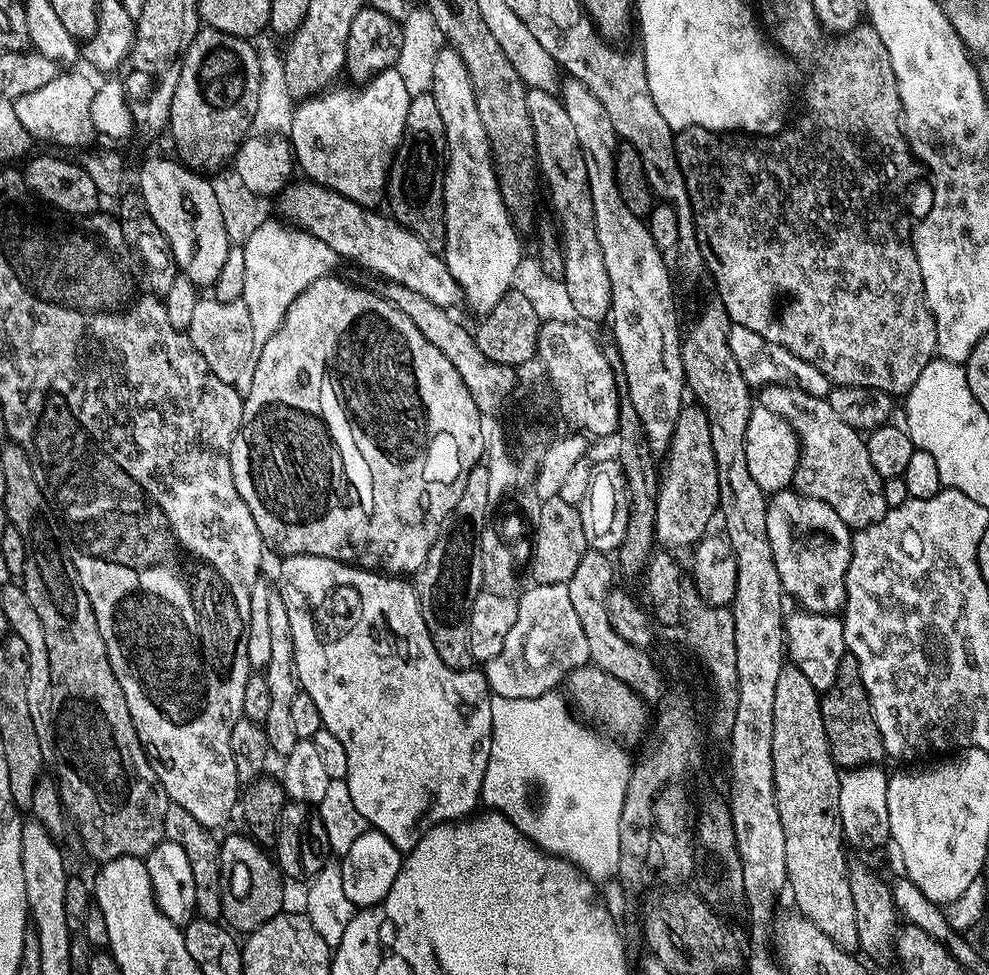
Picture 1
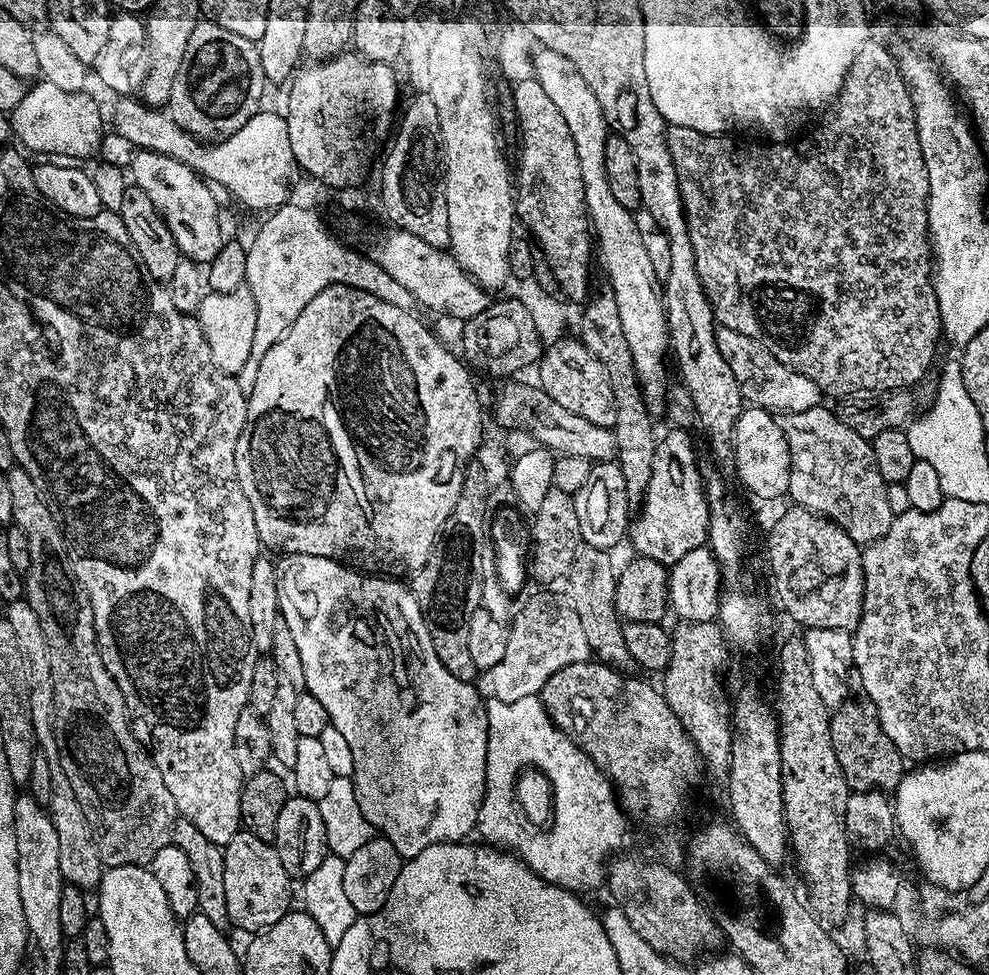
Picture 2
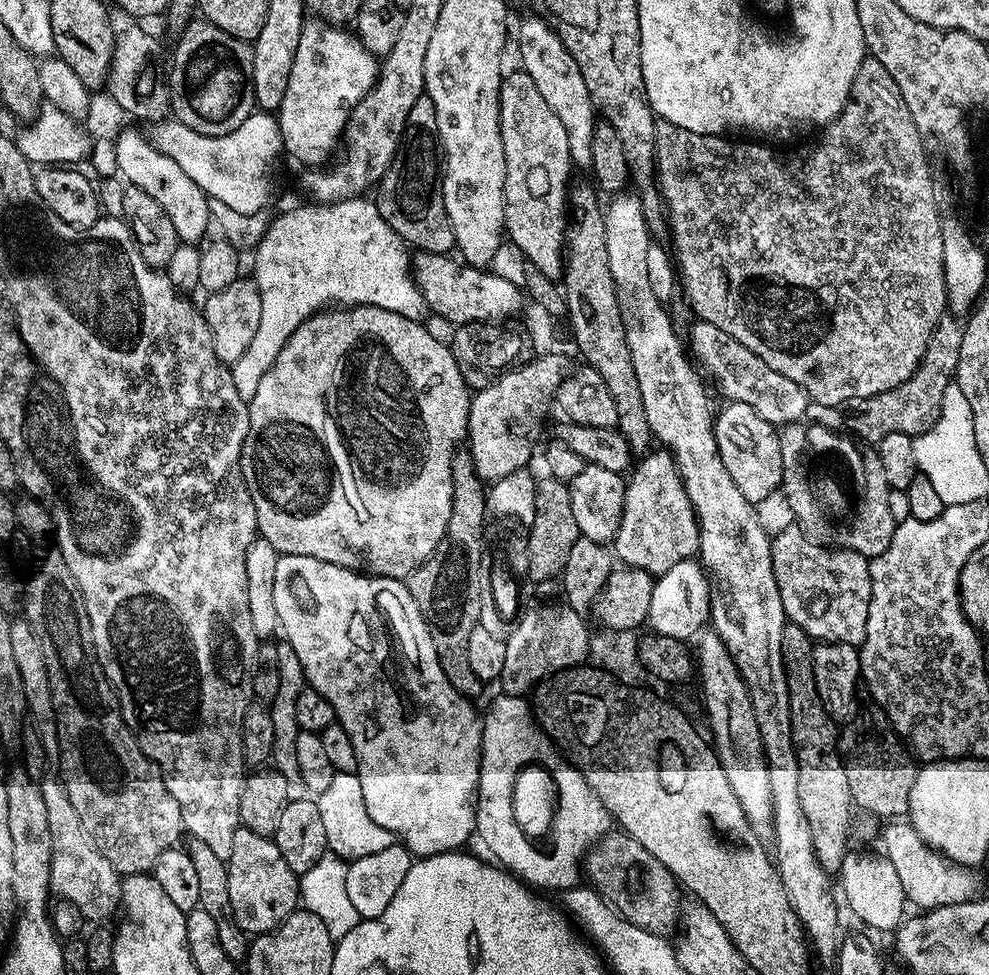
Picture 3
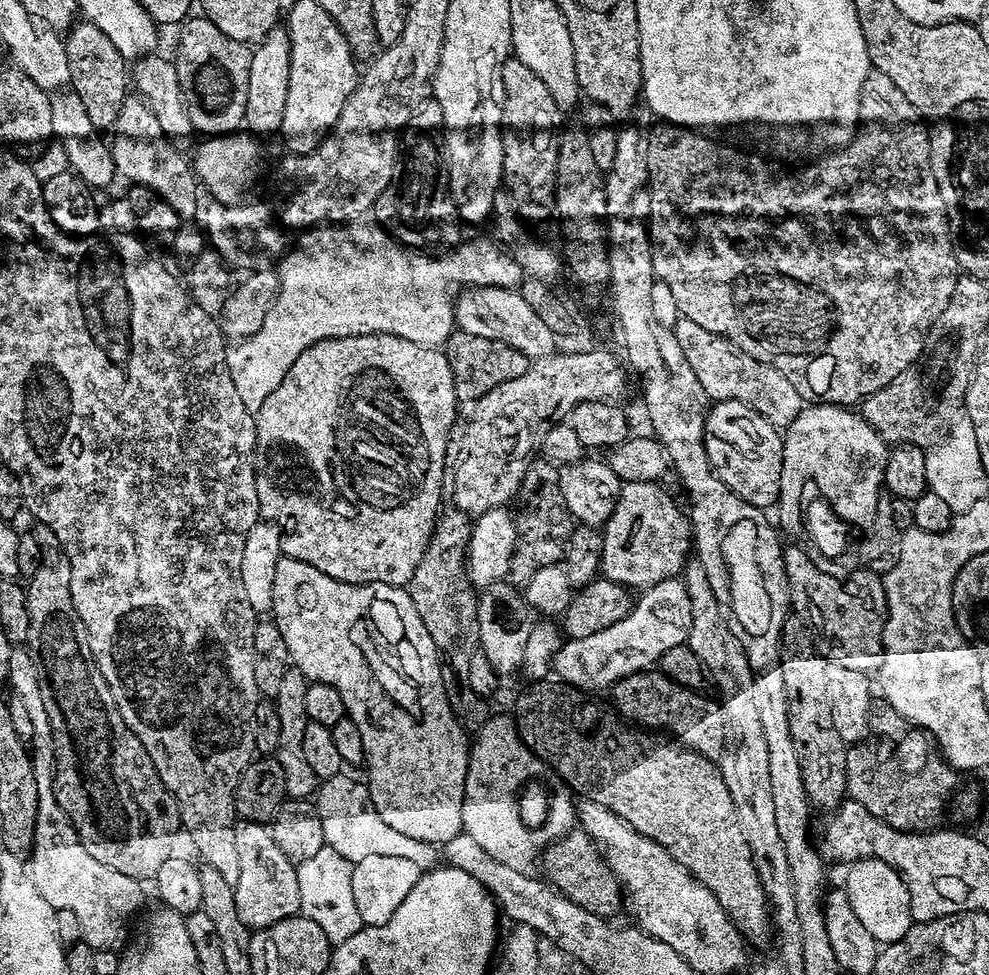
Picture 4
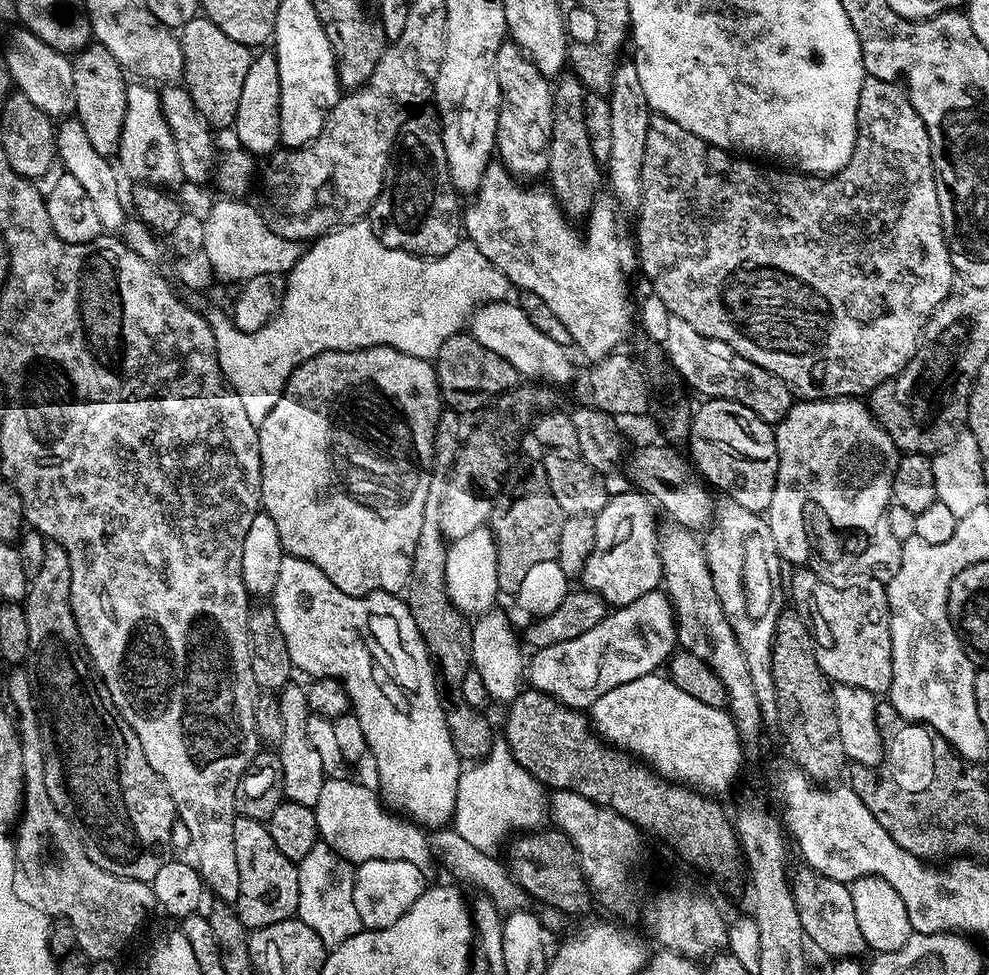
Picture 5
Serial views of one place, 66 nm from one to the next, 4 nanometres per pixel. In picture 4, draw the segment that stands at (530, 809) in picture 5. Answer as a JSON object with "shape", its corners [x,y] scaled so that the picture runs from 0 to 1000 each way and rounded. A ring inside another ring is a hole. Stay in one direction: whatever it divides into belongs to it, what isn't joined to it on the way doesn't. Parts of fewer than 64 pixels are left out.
{"shape":[[[494,733],[475,763],[473,793],[469,803],[468,852],[479,859],[495,879],[502,880],[504,884],[512,884],[517,890],[529,891],[529,880],[522,878],[522,862],[526,862],[530,870],[549,872],[580,845],[580,816],[570,806],[554,808],[551,812],[546,804],[531,806],[530,816],[536,828],[544,828],[550,816],[558,821],[558,830],[551,835],[550,845],[544,846],[539,853],[530,849],[529,843],[522,838],[522,815],[526,812],[526,800],[554,800],[559,799],[559,796],[557,787],[526,758],[521,737],[517,733]]]}

